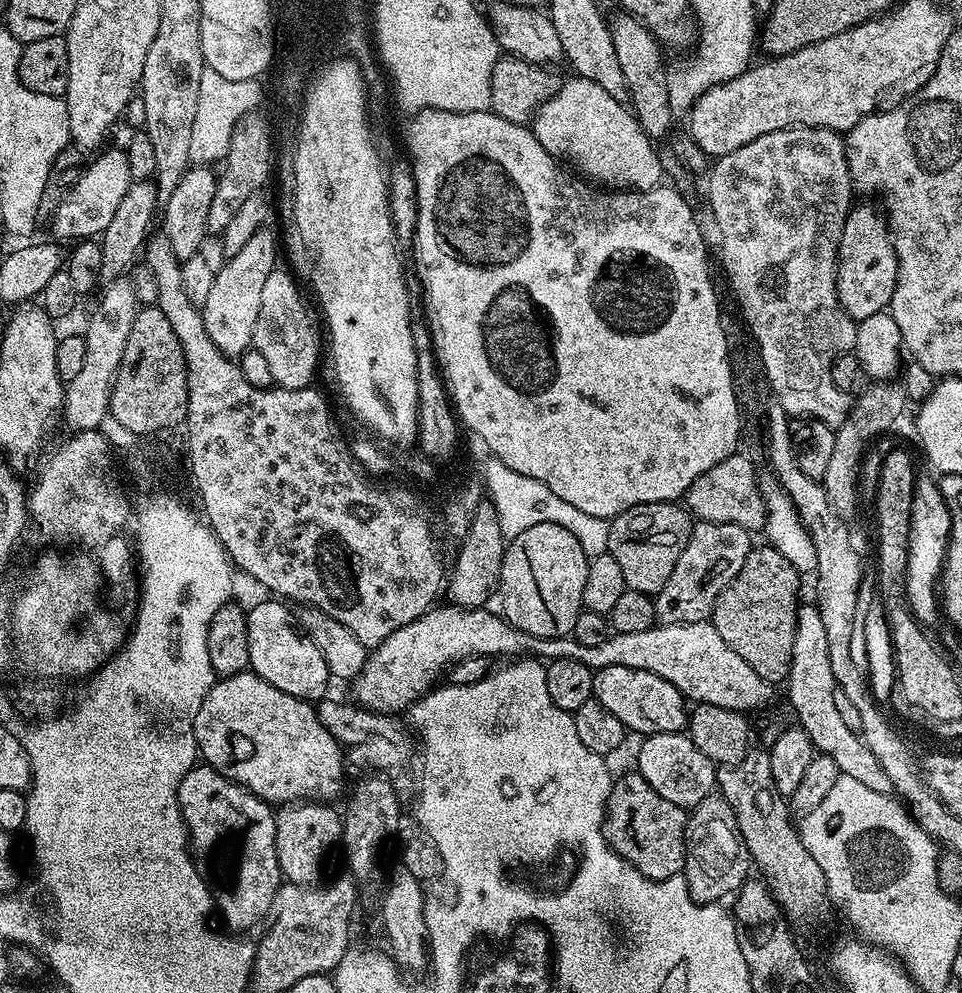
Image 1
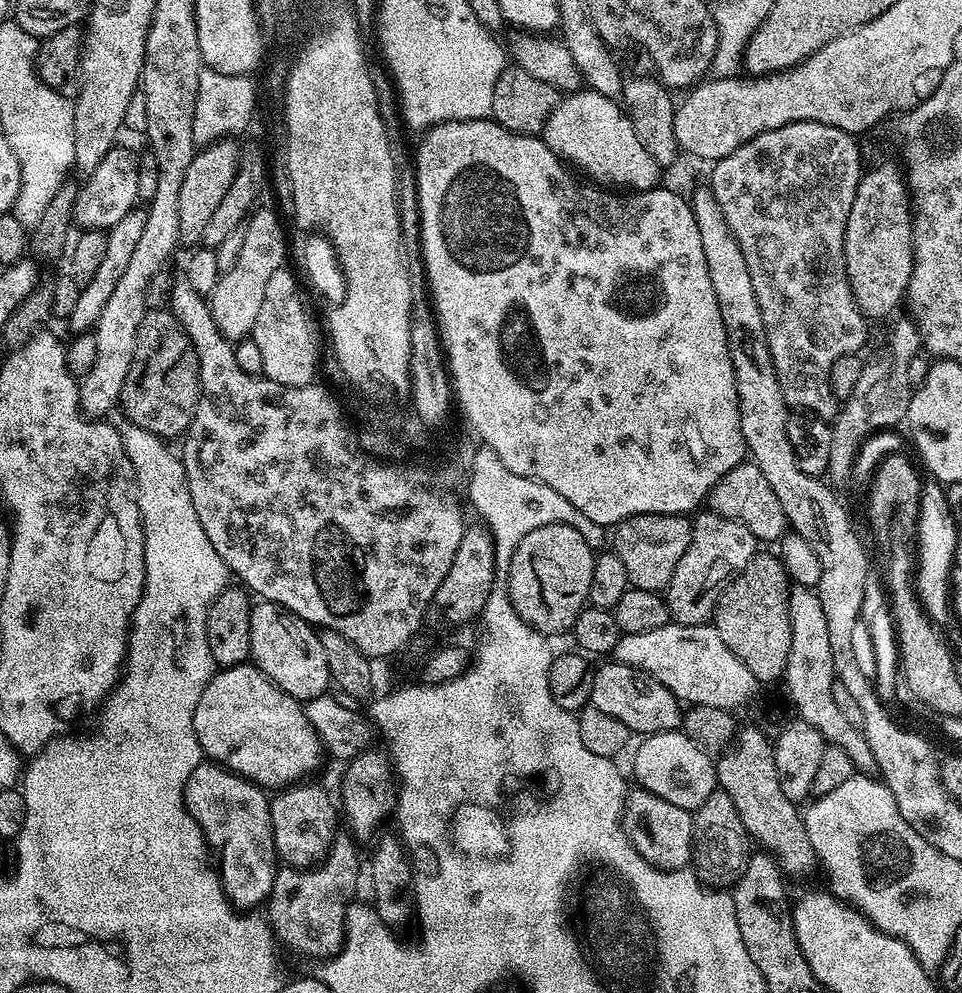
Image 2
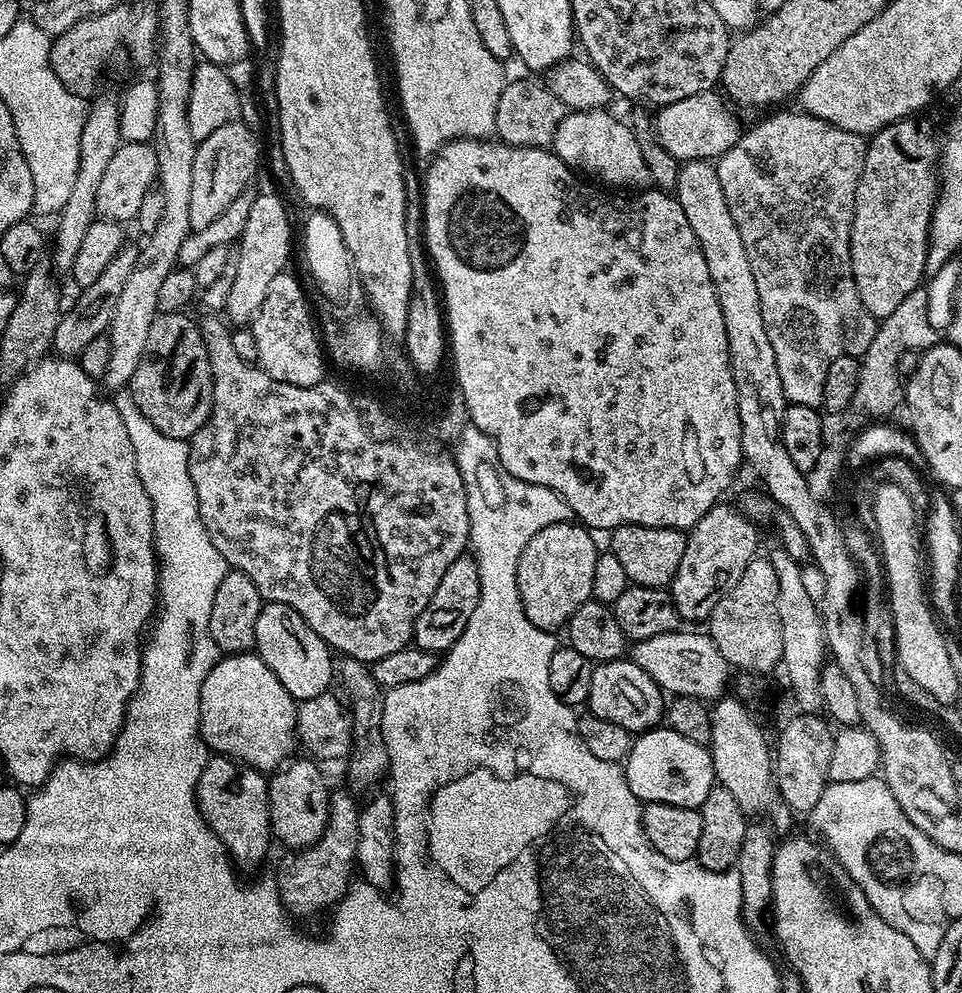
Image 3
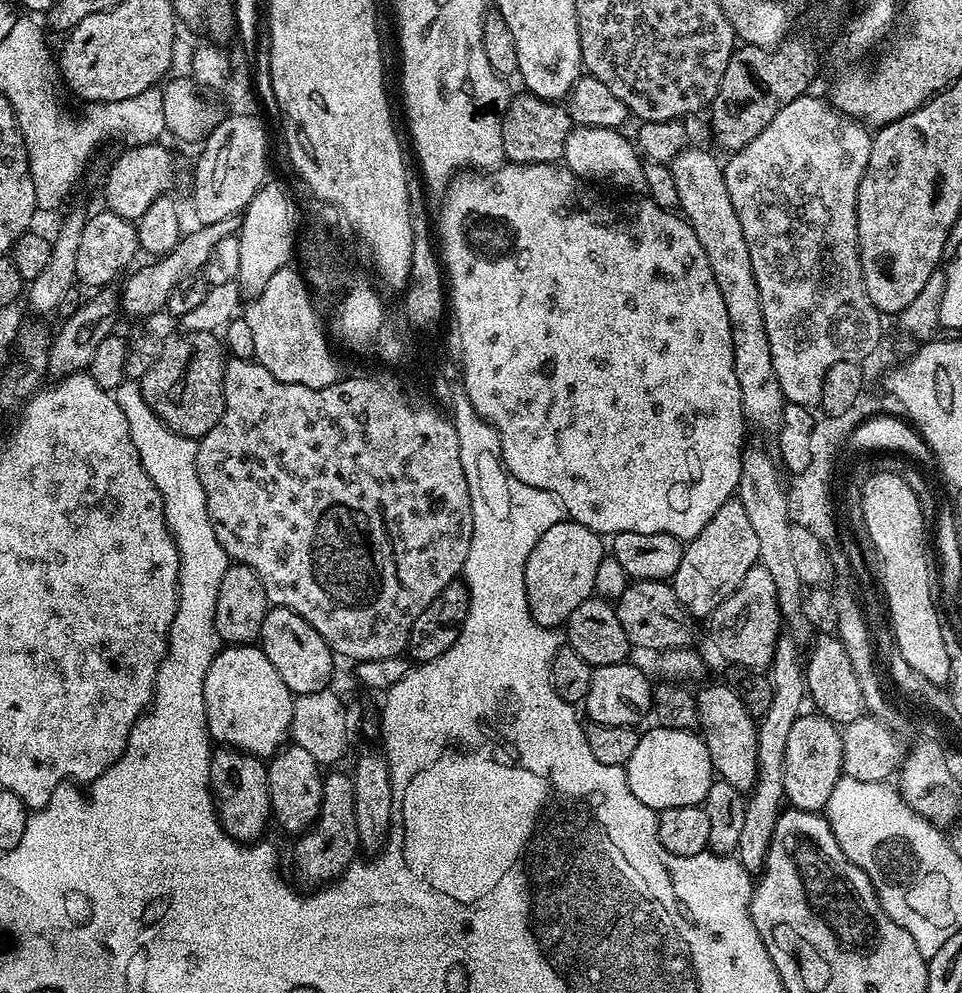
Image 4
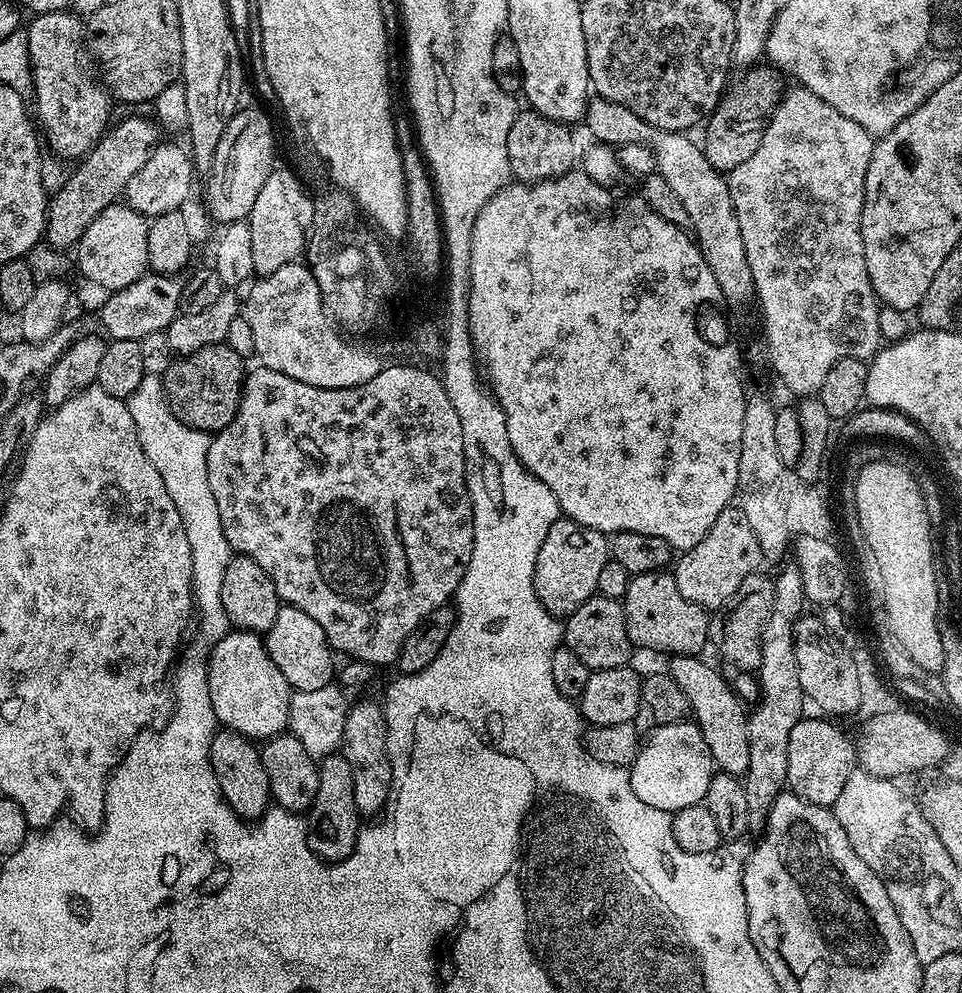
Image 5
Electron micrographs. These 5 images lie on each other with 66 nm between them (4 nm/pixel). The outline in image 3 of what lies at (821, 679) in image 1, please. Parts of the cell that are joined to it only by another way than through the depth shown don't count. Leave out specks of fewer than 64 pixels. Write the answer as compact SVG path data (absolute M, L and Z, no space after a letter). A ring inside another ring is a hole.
M776 546L770 553L774 570L778 574L778 618L782 622L782 668L788 671L788 684L800 703L799 711L816 714L824 707L820 693L820 671L826 663L824 643L824 617L820 615L818 601L810 598L802 583L801 565L790 555L788 549Z

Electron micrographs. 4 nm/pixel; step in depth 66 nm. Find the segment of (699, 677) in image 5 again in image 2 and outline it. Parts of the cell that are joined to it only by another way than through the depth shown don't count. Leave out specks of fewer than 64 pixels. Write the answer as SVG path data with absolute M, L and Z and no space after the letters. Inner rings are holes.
M751 726L741 727L733 735L732 743L719 753L715 761L716 782L719 791L730 794L730 802L734 802L734 810L738 810L738 818L742 818L742 826L748 831L749 837L756 840L763 851L769 853L779 865L785 877L800 876L818 866L816 851L810 846L810 838L806 834L804 818L797 801L786 798L782 794L782 782L778 782L778 766L774 766L774 744L769 737L763 736L758 729Z

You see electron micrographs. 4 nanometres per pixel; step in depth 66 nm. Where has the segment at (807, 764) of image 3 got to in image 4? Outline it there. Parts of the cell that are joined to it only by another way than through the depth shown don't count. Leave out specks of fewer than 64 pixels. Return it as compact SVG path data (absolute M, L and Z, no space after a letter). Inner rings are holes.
M801 714L790 729L784 755L784 798L791 807L823 813L843 773L841 729L819 714Z

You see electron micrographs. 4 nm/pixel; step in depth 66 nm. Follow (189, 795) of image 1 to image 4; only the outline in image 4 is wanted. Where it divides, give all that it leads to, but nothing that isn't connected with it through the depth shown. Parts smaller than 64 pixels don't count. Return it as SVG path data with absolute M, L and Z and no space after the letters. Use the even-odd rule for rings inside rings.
M220 746L213 751L210 762L212 799L216 801L216 815L228 834L241 842L255 842L265 835L264 827L272 816L268 797L268 769L265 761L235 748Z

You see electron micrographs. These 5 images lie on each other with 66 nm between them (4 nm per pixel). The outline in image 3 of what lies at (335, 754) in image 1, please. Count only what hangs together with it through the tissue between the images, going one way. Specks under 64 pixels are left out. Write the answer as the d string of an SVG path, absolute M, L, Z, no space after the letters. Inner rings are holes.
M255 651L224 654L206 674L200 691L200 737L213 753L231 756L271 774L298 748L297 701Z

